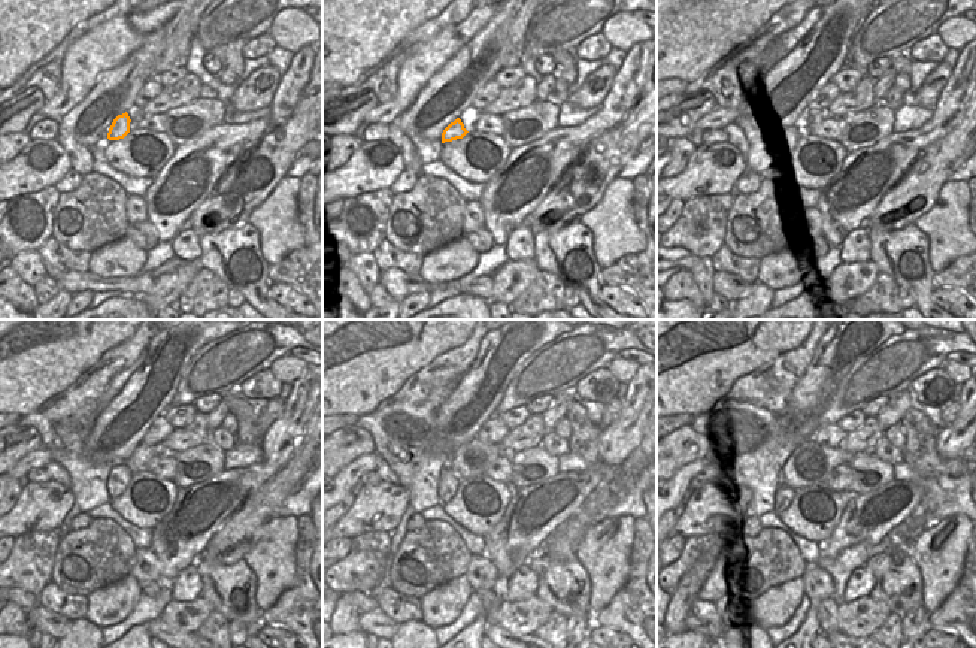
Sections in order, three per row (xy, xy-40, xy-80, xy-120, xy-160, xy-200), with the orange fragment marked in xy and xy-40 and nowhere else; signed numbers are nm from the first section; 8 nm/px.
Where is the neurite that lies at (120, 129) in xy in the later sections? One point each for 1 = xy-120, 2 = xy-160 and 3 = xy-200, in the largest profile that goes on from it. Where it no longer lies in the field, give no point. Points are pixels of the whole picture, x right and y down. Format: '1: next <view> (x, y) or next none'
1: next xy-120 (120, 475)
2: next xy-160 (448, 484)
3: next xy-200 (784, 494)

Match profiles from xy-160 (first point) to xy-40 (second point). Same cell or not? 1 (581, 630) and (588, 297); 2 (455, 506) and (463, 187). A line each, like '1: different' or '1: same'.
1: different
2: different

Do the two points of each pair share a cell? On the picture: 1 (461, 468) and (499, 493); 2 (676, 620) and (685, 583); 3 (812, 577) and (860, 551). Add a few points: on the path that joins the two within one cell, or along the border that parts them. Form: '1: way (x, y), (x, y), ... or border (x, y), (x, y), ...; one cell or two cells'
1: border (487, 474), (460, 481); two cells
2: way (678, 611), (685, 592); one cell
3: border (806, 563), (815, 563), (829, 574), (833, 597); two cells

